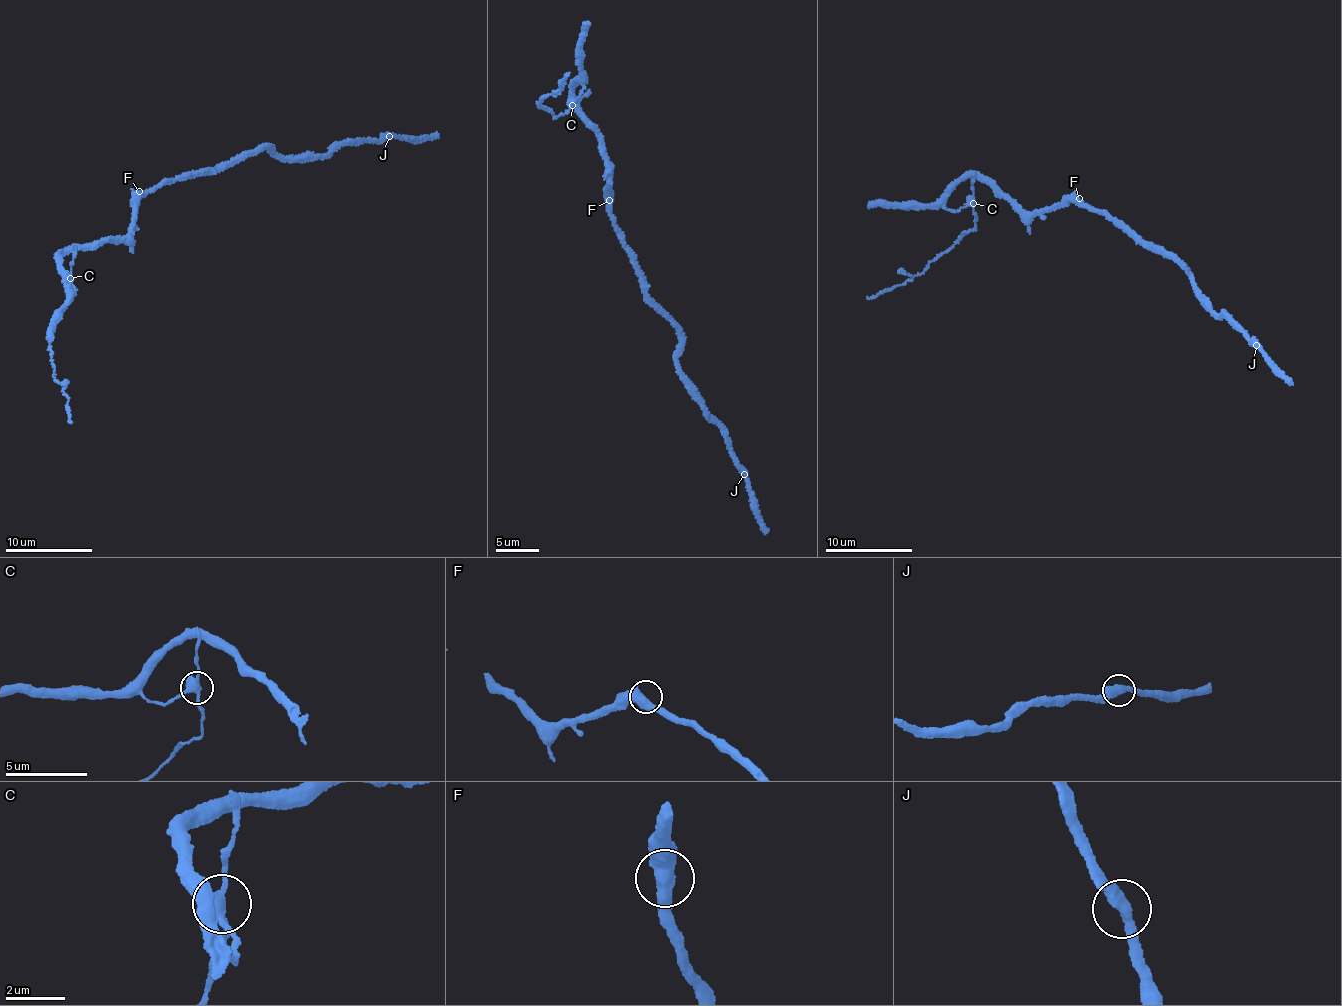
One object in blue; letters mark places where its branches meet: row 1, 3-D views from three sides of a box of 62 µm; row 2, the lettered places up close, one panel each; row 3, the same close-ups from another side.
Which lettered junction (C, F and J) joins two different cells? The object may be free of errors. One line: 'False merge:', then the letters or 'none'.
False merge: C

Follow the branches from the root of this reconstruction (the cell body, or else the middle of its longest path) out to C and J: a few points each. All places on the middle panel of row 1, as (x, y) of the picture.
C: (609, 199), (608, 158), (595, 129), (577, 108), (573, 98), (572, 83), (579, 80), (583, 88), (573, 105)
J: (609, 199), (615, 231), (639, 272), (645, 297), (678, 332), (676, 357), (682, 375), (744, 474)

